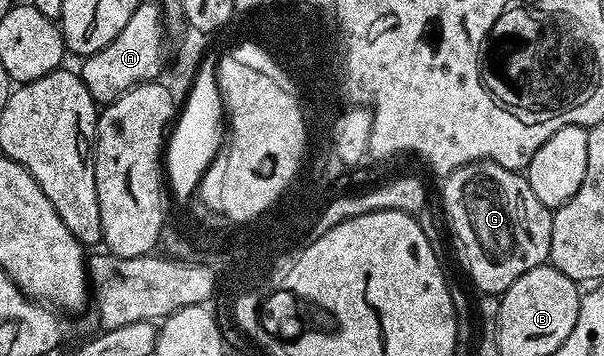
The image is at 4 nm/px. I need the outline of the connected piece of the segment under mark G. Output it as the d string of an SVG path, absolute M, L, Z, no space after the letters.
M482 159L446 172L444 179L447 180L443 183L443 207L463 250L467 275L475 282L476 292L502 296L517 277L548 262L553 211L537 201L526 174Z

